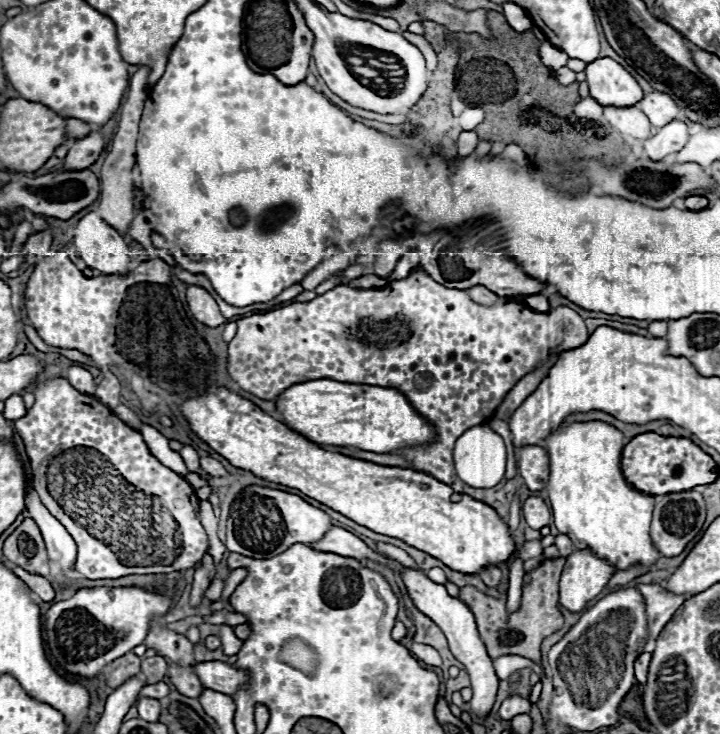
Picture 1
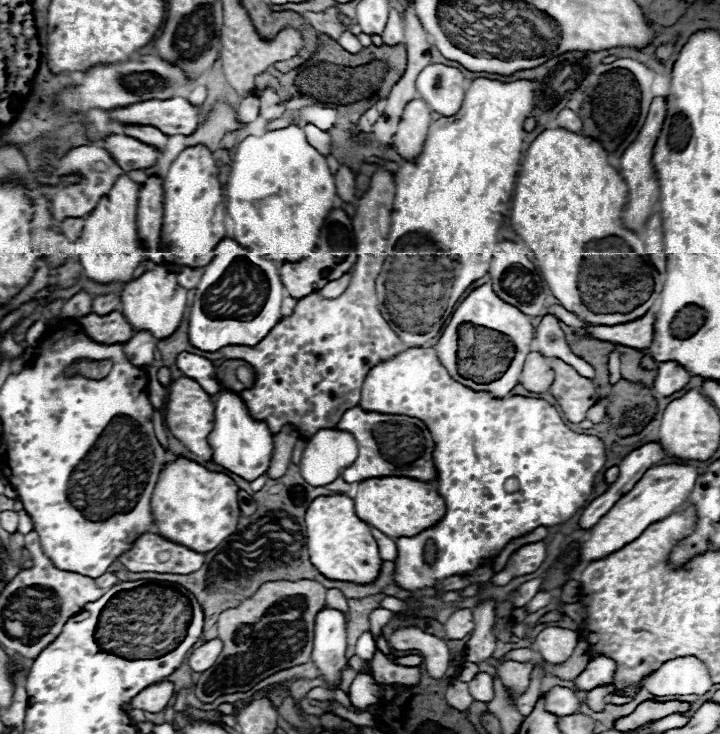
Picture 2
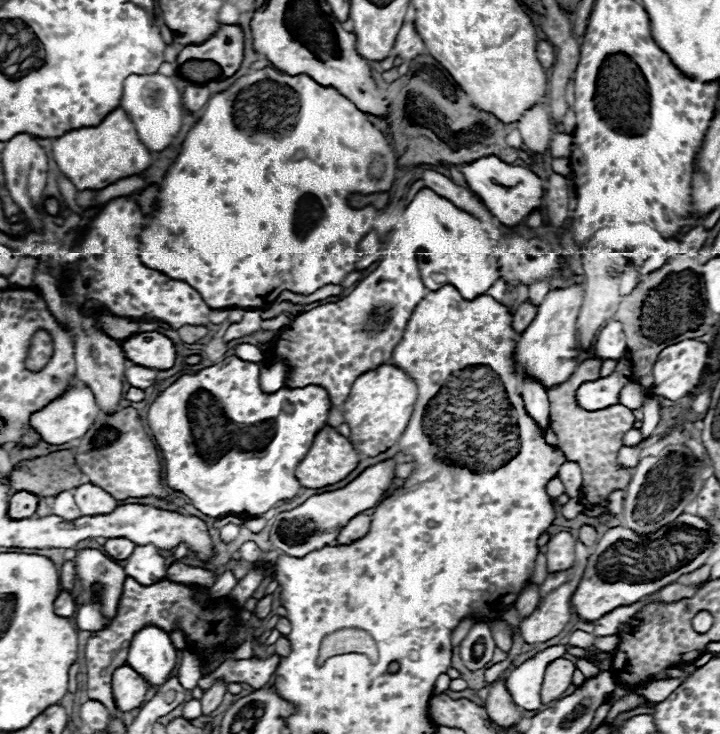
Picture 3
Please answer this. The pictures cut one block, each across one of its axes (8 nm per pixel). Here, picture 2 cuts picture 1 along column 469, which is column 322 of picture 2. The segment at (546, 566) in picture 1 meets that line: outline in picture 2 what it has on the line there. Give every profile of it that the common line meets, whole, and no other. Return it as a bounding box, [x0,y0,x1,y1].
[194,580,326,704]

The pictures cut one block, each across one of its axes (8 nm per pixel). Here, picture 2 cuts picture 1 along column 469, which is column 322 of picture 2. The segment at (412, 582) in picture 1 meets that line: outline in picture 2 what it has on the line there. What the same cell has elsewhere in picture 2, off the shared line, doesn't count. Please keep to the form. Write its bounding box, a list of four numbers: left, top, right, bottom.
[312,608,346,682]

